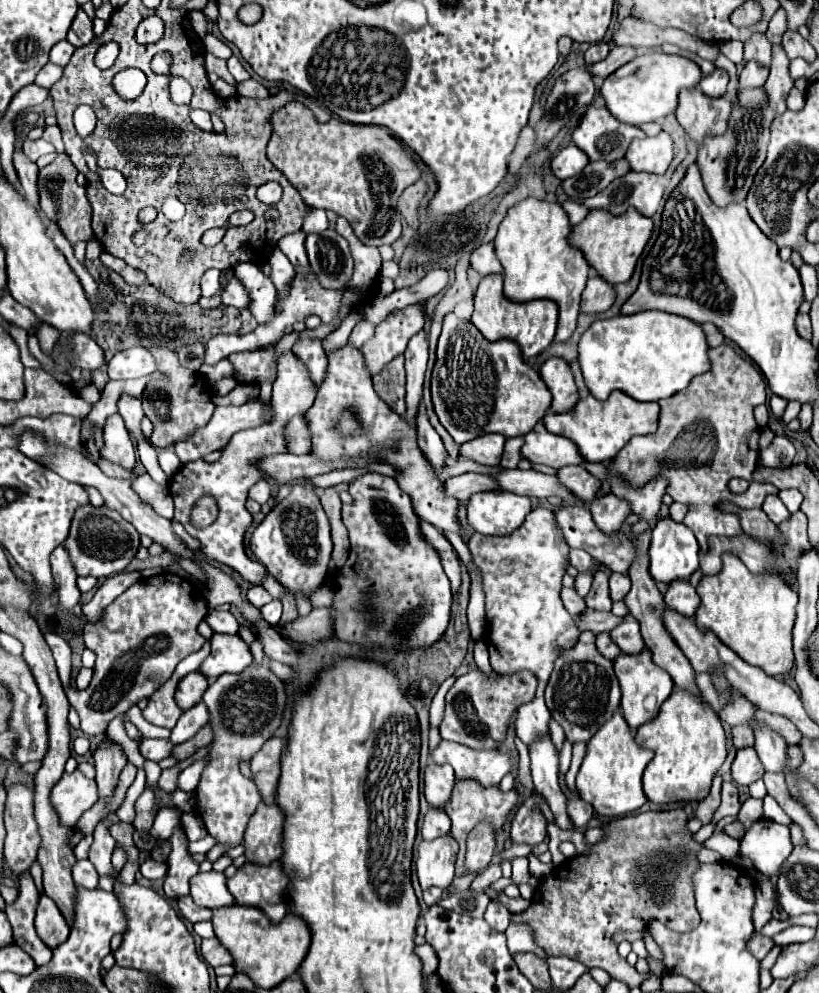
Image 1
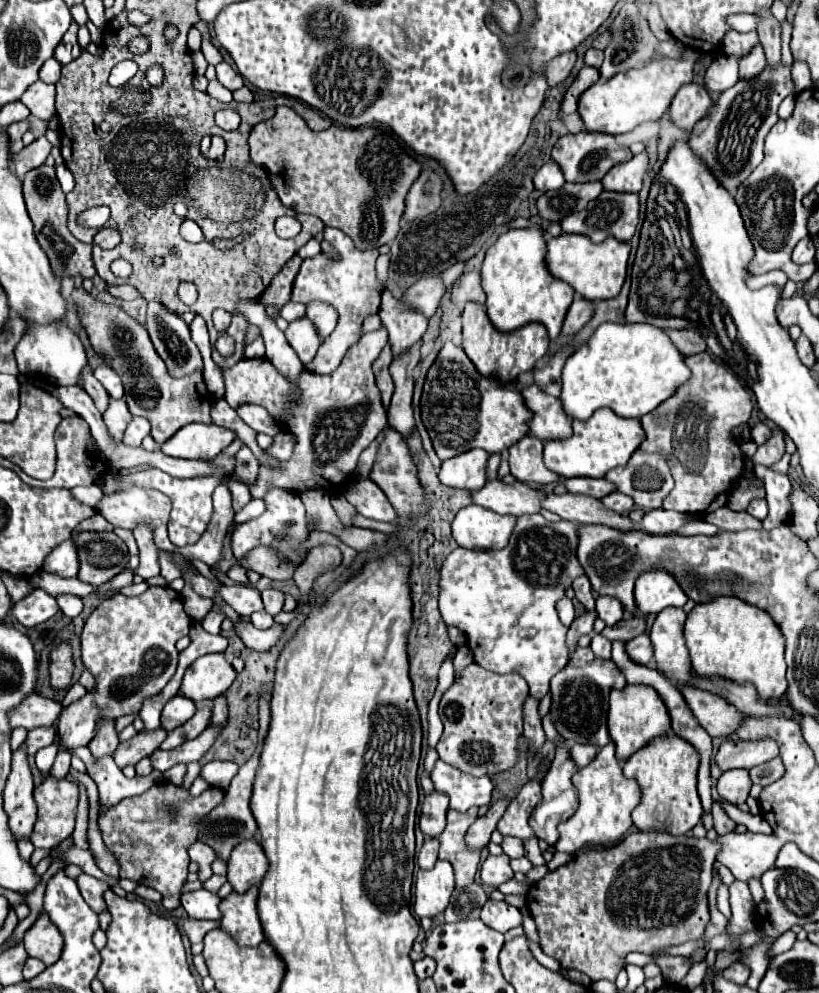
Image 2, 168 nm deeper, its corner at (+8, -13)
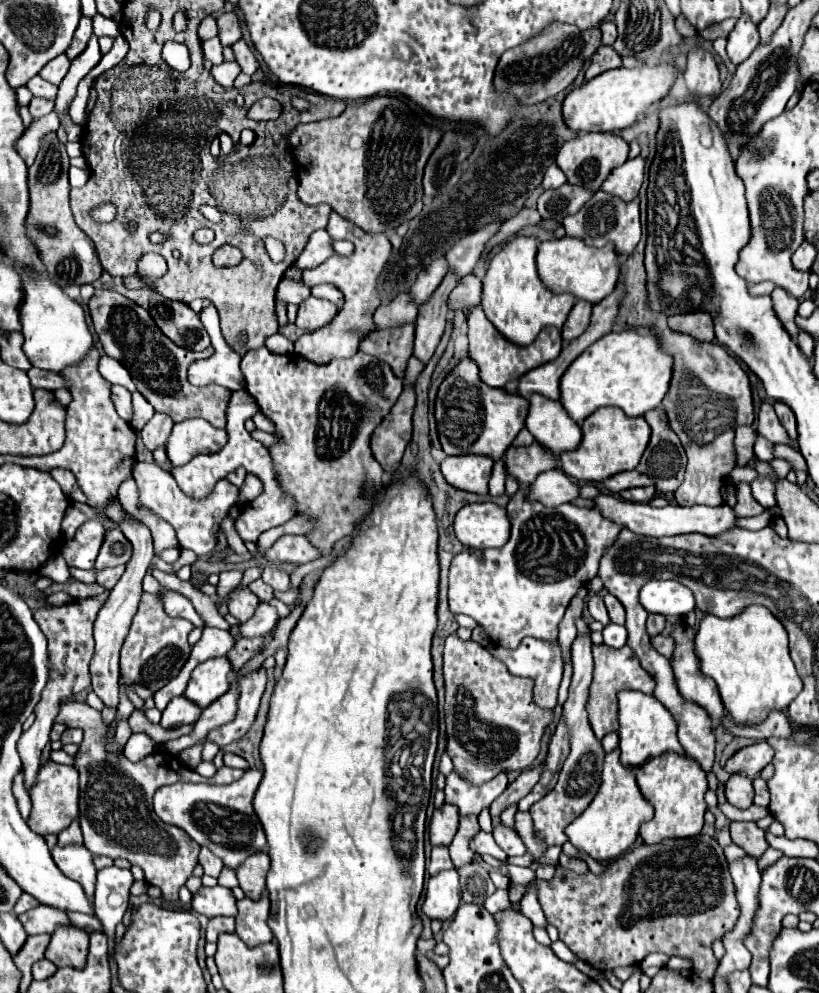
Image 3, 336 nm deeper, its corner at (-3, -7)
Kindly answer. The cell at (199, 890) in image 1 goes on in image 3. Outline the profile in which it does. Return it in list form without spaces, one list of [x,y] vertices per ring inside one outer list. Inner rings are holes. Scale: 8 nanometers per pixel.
[[[202,886],[194,896],[190,904],[198,914],[204,914],[208,918],[212,916],[236,916],[236,898],[230,888],[214,886],[206,888]]]

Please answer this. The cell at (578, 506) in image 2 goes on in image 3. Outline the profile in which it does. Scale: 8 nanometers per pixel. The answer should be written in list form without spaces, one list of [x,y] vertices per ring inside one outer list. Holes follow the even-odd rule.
[[[600,494],[598,498],[594,498],[596,508],[608,516],[610,520],[614,520],[616,524],[626,526],[628,530],[632,530],[634,534],[642,534],[642,536],[676,536],[676,534],[690,534],[690,532],[698,532],[704,536],[718,536],[724,534],[732,528],[736,528],[736,514],[728,504],[722,506],[674,506],[668,504],[664,508],[654,508],[650,504],[634,504],[634,502],[624,502],[618,496],[612,494]]]

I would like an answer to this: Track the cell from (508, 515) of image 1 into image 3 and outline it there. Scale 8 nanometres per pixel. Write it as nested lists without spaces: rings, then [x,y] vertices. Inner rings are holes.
[[[494,502],[468,504],[454,518],[456,538],[468,548],[500,548],[508,542],[510,520]]]

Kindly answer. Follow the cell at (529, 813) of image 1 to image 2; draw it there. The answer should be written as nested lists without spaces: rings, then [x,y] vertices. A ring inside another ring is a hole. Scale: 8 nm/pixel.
[[[531,780],[521,788],[517,798],[507,806],[503,818],[497,824],[497,830],[503,836],[515,836],[523,842],[535,838],[533,828],[529,826],[529,814],[533,814],[539,802],[541,802],[541,784],[539,780]]]

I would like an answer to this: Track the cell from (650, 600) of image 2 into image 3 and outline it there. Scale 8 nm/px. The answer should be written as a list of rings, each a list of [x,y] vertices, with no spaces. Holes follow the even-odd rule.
[[[650,580],[640,590],[640,604],[650,614],[684,616],[694,610],[694,596],[674,580]]]

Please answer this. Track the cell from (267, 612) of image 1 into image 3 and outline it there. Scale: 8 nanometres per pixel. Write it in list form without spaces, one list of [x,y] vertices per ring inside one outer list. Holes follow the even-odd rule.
[[[260,604],[252,616],[252,620],[246,620],[244,624],[240,624],[240,634],[244,638],[254,638],[254,636],[264,636],[270,628],[274,628],[278,620],[278,612],[276,608],[268,606],[268,604]]]

